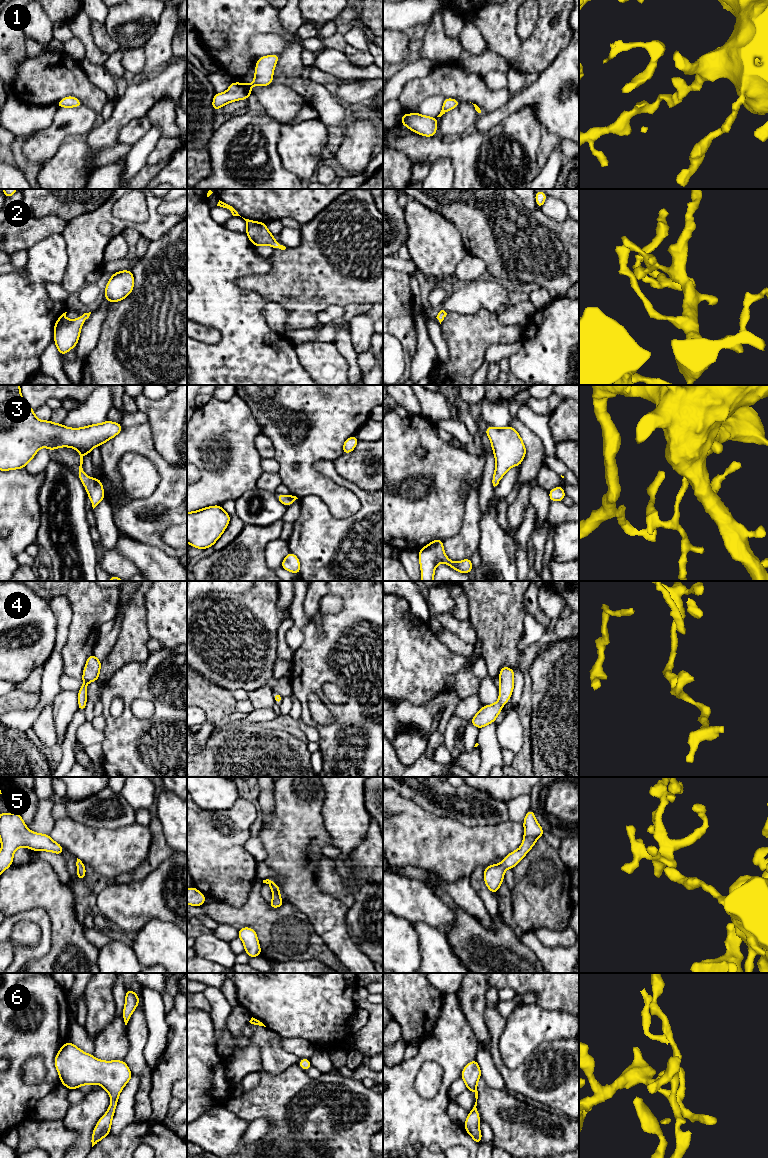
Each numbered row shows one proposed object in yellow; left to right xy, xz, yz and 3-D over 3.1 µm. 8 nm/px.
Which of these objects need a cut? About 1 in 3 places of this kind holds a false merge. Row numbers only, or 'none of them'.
none of them

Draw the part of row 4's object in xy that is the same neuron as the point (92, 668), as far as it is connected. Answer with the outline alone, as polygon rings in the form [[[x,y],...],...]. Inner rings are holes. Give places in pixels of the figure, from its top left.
[[[91,654],[86,662],[86,665],[83,670],[83,685],[80,690],[77,692],[79,697],[78,709],[84,712],[87,702],[87,683],[99,680],[99,672],[101,669],[101,661]]]

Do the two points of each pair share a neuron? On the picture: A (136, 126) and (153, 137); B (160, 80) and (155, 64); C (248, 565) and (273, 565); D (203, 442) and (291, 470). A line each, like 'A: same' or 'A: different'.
A: different
B: different
C: different
D: different

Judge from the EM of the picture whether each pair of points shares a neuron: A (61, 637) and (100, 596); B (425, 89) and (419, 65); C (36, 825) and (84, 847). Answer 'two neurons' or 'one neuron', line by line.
A: two neurons
B: two neurons
C: two neurons

